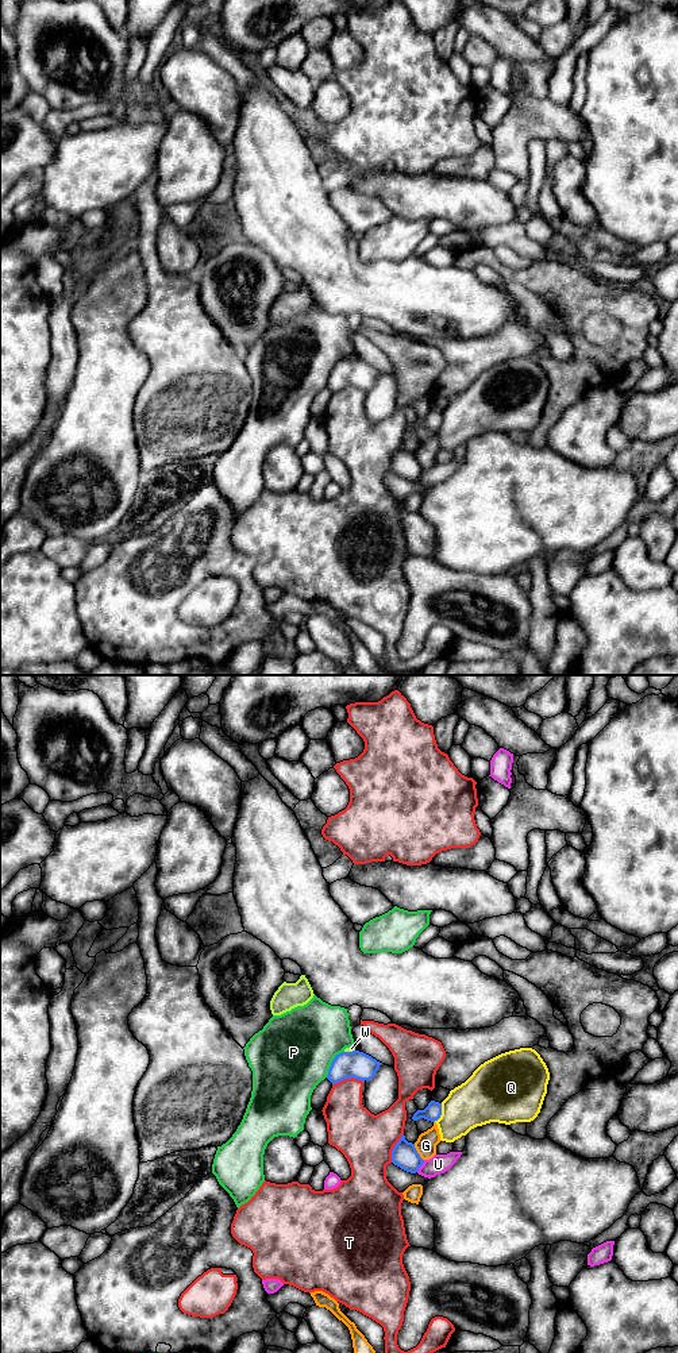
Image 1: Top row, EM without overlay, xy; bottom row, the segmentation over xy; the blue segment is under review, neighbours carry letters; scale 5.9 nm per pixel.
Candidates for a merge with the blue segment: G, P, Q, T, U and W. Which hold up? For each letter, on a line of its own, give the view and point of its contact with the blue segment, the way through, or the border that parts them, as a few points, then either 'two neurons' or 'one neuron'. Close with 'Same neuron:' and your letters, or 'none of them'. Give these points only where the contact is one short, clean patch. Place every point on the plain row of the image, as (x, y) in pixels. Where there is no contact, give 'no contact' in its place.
G: contact xy (416, 461); two neurons
P: contact xy (331, 372); two neurons
Q: contact xy (440, 421); two neurons
T: contact xy (347, 386); two neurons
U: contact xy (422, 473); two neurons
W: contact xy (349, 361); border xy (354, 358), (345, 361); two neurons
Same neuron: none of them

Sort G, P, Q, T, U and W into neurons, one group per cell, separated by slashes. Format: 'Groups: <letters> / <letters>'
Groups: G / P / Q / T / U / W

